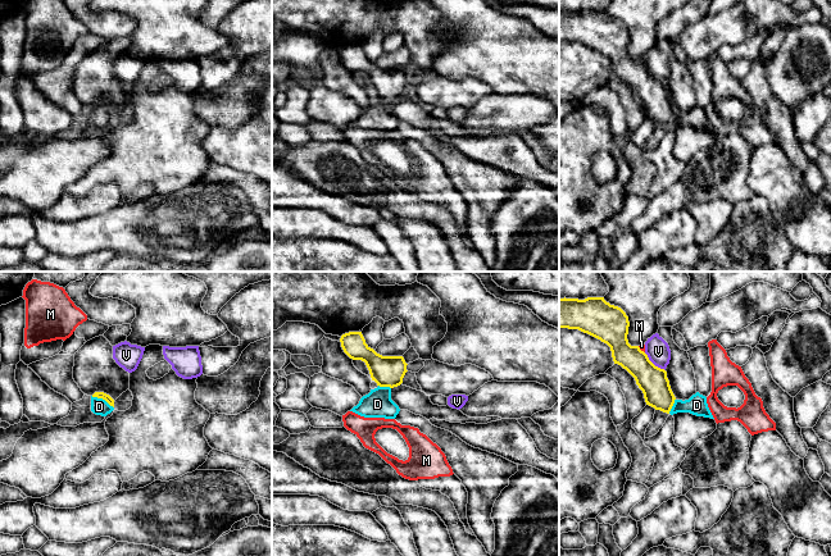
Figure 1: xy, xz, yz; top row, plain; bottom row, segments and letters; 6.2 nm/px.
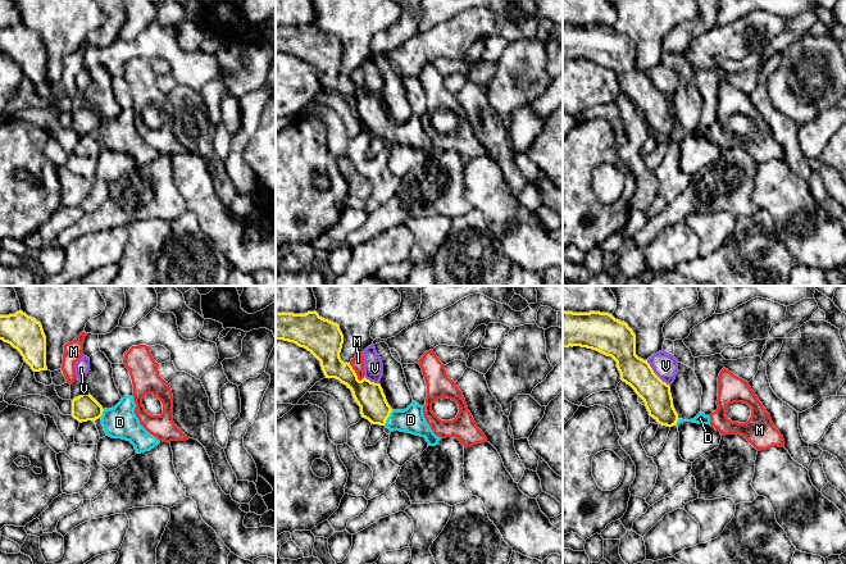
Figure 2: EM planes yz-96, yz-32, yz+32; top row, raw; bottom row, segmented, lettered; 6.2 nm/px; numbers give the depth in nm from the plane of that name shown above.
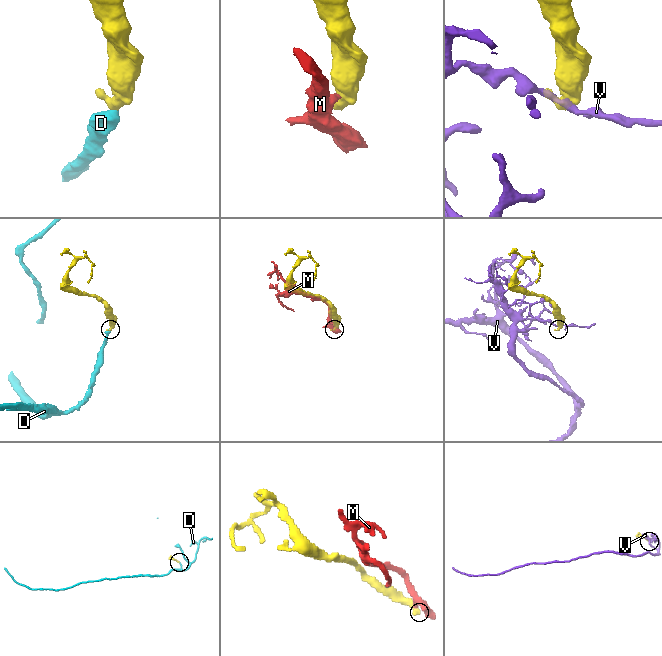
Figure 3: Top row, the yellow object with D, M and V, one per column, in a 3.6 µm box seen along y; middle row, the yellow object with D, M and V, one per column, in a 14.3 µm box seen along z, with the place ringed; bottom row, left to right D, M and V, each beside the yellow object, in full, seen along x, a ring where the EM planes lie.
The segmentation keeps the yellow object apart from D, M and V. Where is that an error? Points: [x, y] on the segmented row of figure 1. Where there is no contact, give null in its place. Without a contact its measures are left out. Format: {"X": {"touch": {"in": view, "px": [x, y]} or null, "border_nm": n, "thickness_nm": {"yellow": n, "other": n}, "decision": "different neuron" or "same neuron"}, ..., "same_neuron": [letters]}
{"D": {"touch": {"in": "xy", "px": [103, 399]}, "border_nm": 160, "thickness_nm": {"yellow": 50, "other": 110}, "decision": "same neuron"}, "M": {"touch": {"in": "yz", "px": [640, 350]}, "border_nm": 60, "thickness_nm": {"yellow": 240, "other": 30}, "decision": "different neuron"}, "V": {"touch": {"in": "yz", "px": [653, 364]}, "border_nm": 180, "thickness_nm": {"yellow": 180, "other": 150}, "decision": "different neuron"}, "same_neuron": ["D"]}

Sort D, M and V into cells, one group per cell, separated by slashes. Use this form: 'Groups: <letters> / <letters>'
Groups: D / M / V

